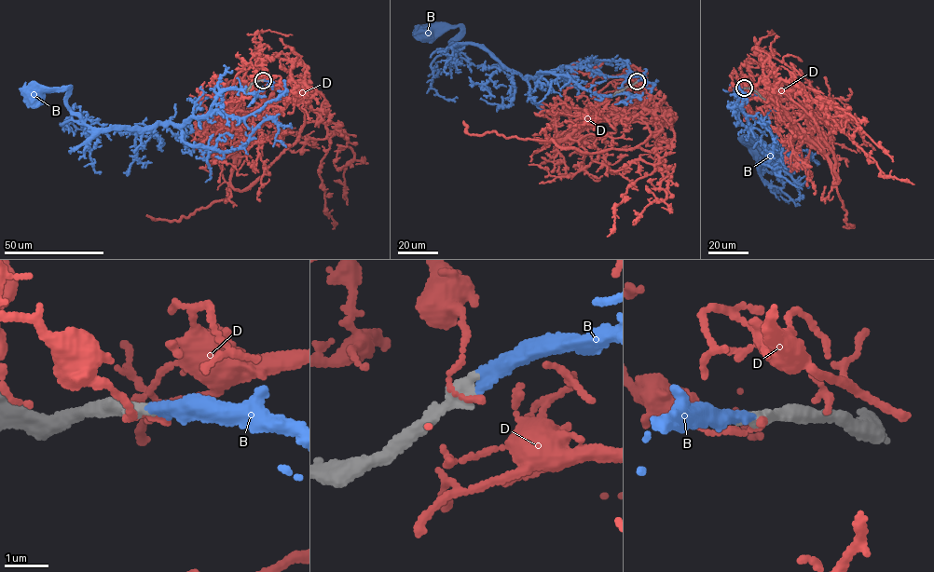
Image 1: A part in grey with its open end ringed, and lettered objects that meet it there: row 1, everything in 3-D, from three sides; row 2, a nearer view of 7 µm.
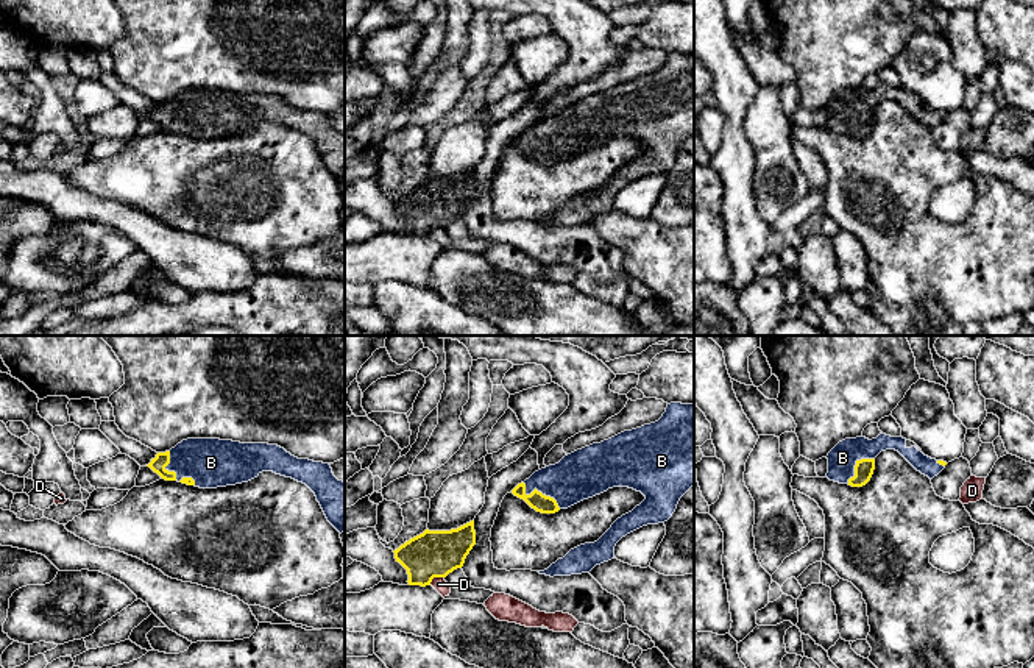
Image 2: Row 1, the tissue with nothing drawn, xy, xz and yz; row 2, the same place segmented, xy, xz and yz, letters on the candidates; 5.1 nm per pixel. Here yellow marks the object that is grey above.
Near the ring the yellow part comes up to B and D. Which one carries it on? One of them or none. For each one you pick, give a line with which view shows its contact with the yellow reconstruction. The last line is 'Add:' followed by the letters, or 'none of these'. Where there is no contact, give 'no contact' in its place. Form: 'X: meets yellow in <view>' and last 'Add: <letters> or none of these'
B: meets yellow in xy
Add: B

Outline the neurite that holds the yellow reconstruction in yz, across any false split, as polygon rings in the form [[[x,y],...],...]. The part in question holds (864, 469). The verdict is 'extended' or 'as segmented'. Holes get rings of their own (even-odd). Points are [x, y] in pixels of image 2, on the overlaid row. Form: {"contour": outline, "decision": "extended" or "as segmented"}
{"contour": [[[880,434],[876,439],[845,439],[839,442],[827,456],[830,481],[848,484],[852,487],[866,485],[875,470],[875,457],[886,449],[898,451],[917,471],[933,479],[947,465],[925,456],[915,446],[908,448],[906,439]]], "decision": "extended"}

